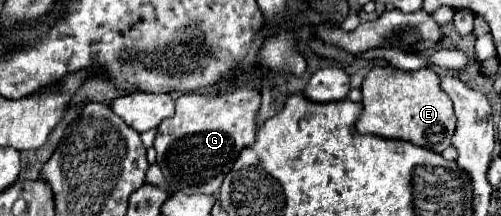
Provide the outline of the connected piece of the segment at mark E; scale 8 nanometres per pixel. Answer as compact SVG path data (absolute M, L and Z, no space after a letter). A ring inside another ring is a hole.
M392 66L372 68L362 82L362 106L364 112L356 122L356 130L360 134L406 140L436 154L450 146L450 136L456 128L452 100L440 88L438 74L430 68L414 72L404 72Z

